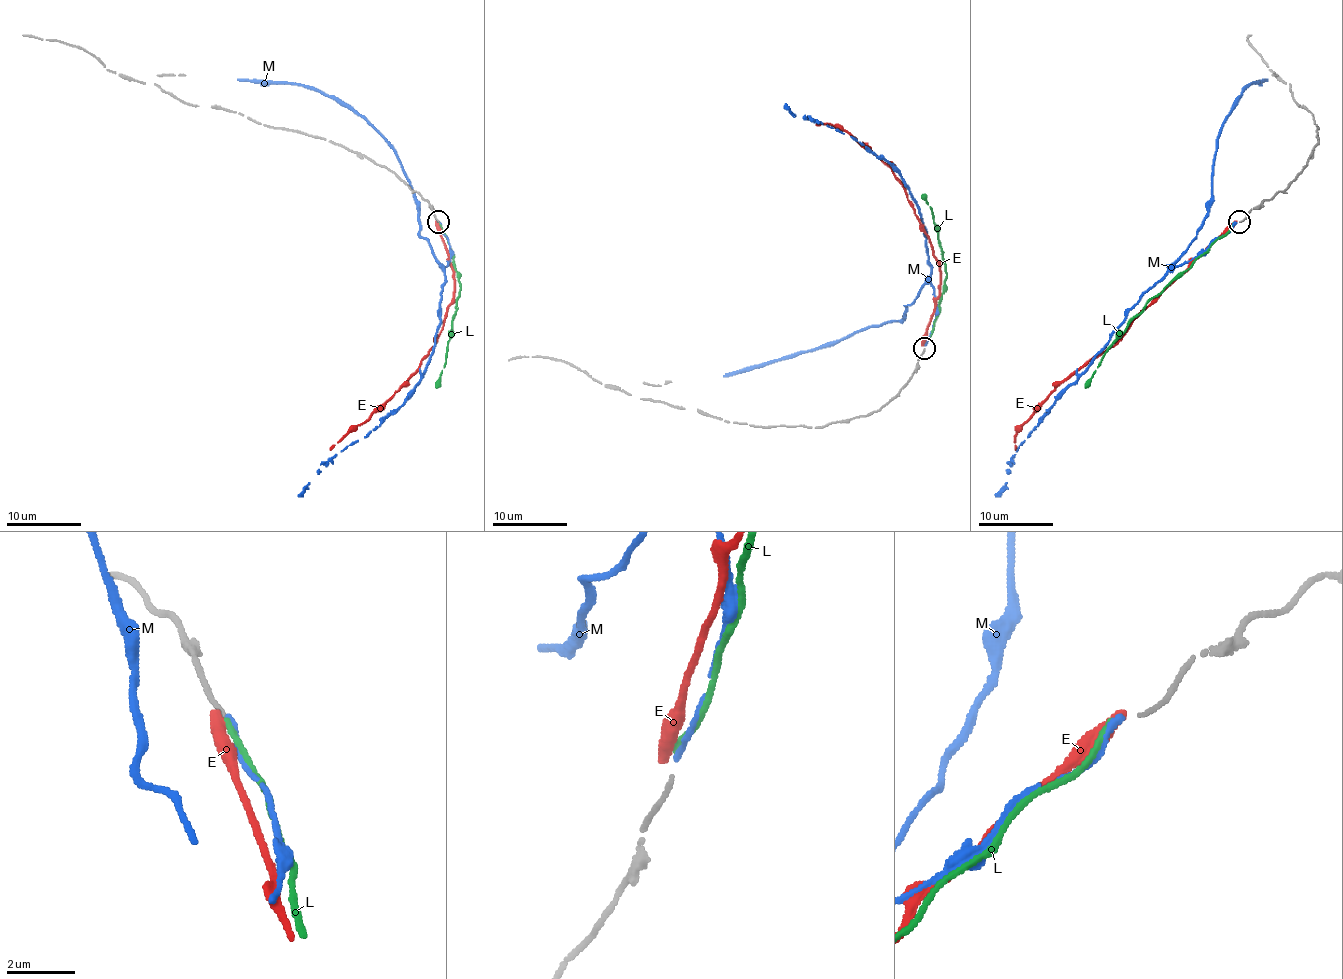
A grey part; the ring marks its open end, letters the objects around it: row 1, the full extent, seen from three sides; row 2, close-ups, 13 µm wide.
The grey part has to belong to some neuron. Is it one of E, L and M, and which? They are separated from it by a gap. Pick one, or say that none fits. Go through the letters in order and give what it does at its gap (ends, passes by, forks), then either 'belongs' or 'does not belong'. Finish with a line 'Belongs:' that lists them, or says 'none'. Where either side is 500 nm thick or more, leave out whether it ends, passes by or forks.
E: it ends | does not belong
L: it ends | does not belong
M: it ends | belongs
Belongs: M

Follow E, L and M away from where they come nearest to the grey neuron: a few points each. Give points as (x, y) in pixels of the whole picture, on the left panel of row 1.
E: (438, 222), (454, 280), (454, 301), (447, 310), (438, 342), (417, 370), (367, 420), (346, 433), (329, 450)
L: (439, 222), (453, 252), (460, 295), (436, 388)
M: (439, 222), (451, 252), (445, 267), (436, 345), (421, 381), (404, 401), (365, 437), (327, 459), (299, 497)

